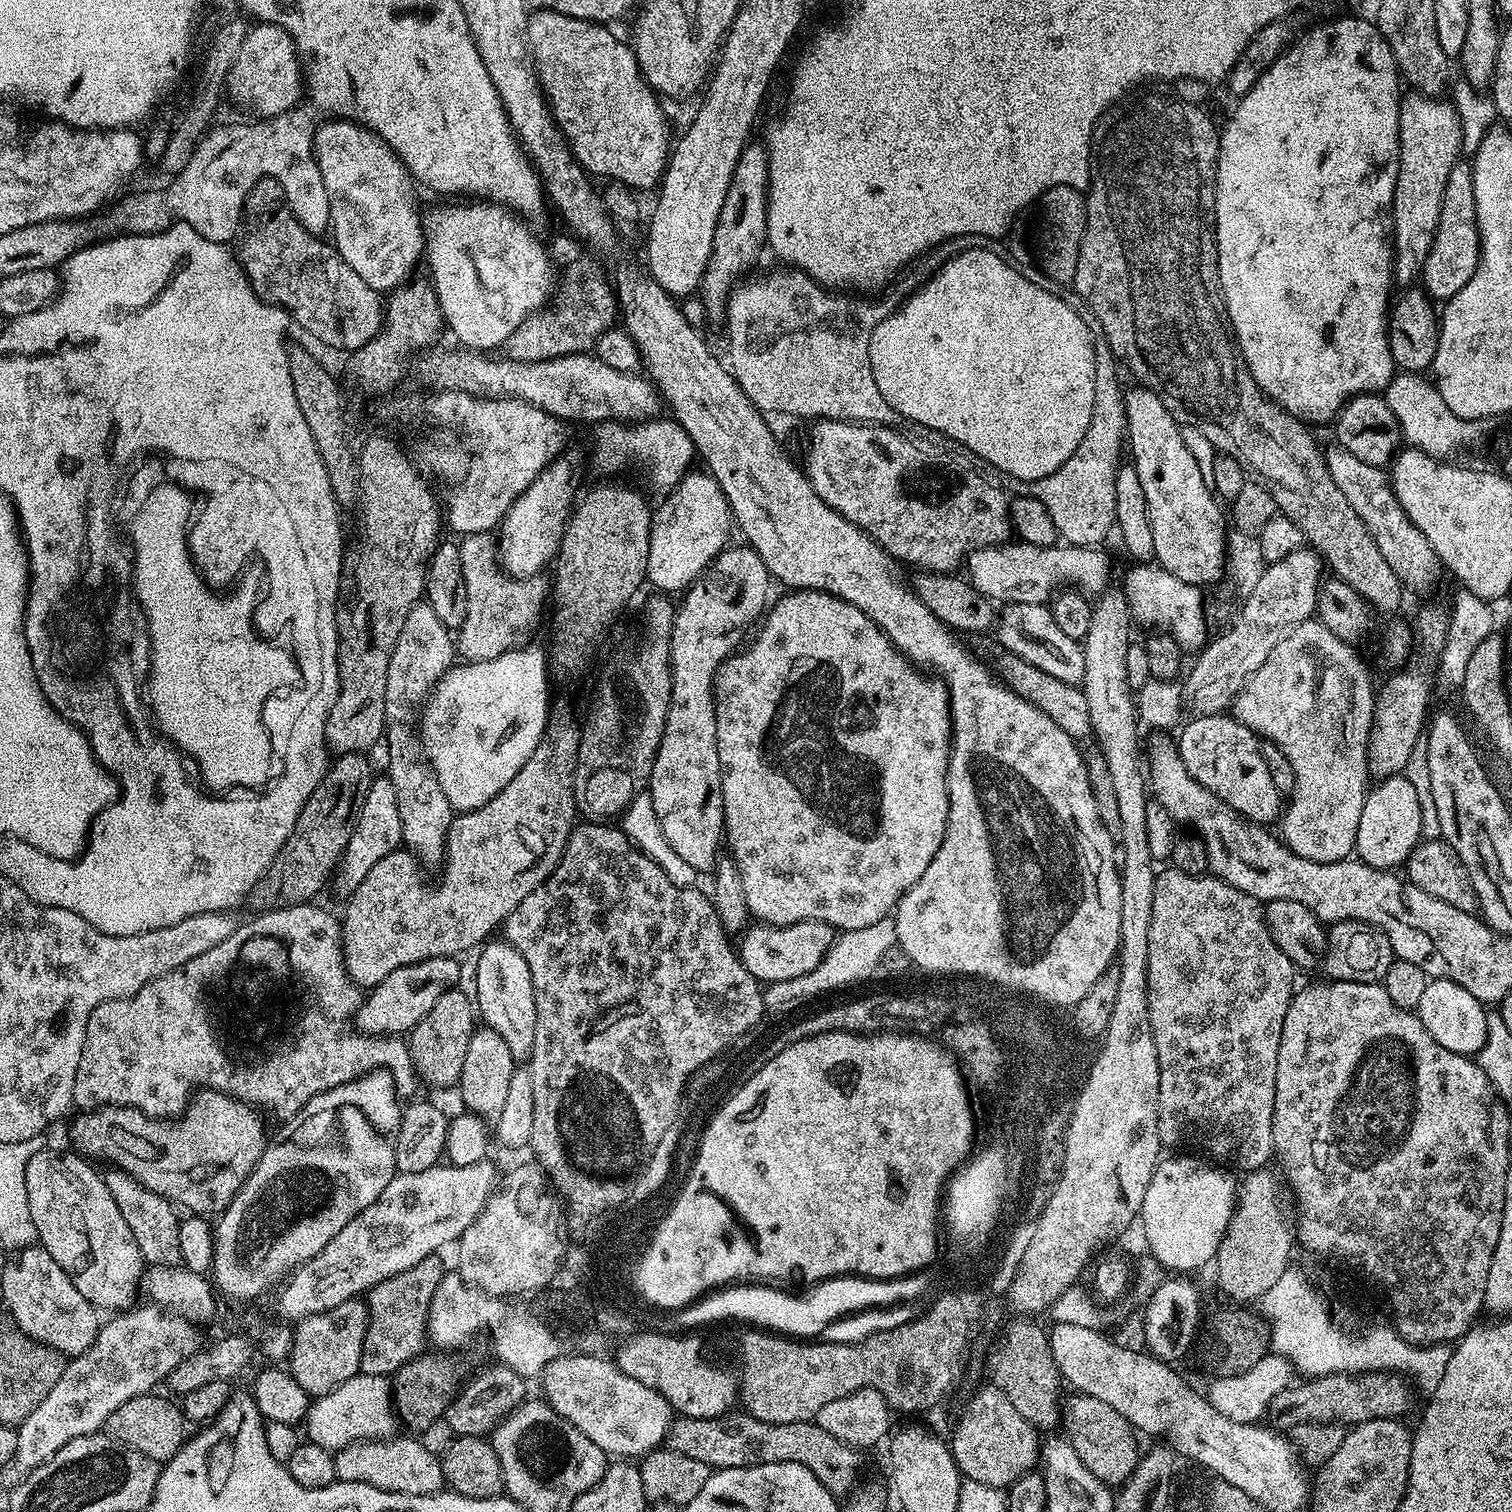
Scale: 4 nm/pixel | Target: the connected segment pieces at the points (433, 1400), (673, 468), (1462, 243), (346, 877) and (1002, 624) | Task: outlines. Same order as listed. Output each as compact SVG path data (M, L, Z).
M428 1350L406 1362L391 1377L392 1406L399 1423L404 1424L409 1433L419 1434L430 1426L430 1422L441 1419L444 1411L451 1406L454 1398L459 1396L462 1387L460 1372L451 1360L451 1355L441 1354L436 1350Z
M653 418L645 420L639 424L621 424L619 422L600 422L595 425L596 437L592 440L592 456L596 459L596 464L604 472L616 472L619 468L624 468L628 460L632 464L637 464L642 471L648 475L648 480L660 491L660 494L667 494L688 475L690 465L694 460L694 449L690 434L682 430L682 426L671 418Z
M1457 162L1446 178L1446 194L1442 194L1442 214L1438 214L1438 226L1432 235L1432 245L1422 273L1423 291L1433 301L1446 302L1474 278L1474 270L1480 265L1480 231L1474 204L1474 174L1468 162Z
M380 774L373 779L370 794L366 794L366 802L362 802L362 810L358 810L358 822L354 826L354 834L350 834L350 842L346 846L338 868L339 876L335 881L336 888L344 898L351 896L352 891L370 874L370 869L378 863L378 858L386 858L386 854L397 851L402 844L402 818L398 818L398 800L394 798L394 786L387 775Z
M1018 602L1003 605L994 632L1000 635L997 636L998 643L1007 652L1012 652L1018 658L1030 662L1030 666L1038 666L1038 670L1052 675L1053 678L1058 678L1058 682L1083 685L1084 650L1081 641L1069 638L1058 627L1058 622L1054 622L1052 609L1048 604Z

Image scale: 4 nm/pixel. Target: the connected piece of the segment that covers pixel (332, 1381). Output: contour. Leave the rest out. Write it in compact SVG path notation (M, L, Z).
M363 1299L347 1300L334 1306L329 1312L307 1316L295 1325L292 1333L292 1348L286 1359L287 1371L292 1373L294 1382L306 1390L310 1398L325 1396L334 1391L342 1382L354 1378L360 1372L362 1362L362 1342L366 1338L368 1329L368 1305Z

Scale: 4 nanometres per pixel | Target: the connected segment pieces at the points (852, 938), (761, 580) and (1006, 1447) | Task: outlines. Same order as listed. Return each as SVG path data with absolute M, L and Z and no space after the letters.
M893 917L879 919L871 926L847 929L837 937L822 962L814 970L808 971L799 978L790 978L786 982L767 985L764 1001L768 1006L784 1004L785 1001L797 1001L800 996L806 996L811 992L836 988L837 985L843 985L855 979L868 979L871 971L878 967L886 950L895 945L897 945L896 922Z
M741 544L736 548L733 546L725 548L719 553L701 573L699 579L685 589L681 597L681 604L677 605L675 620L671 626L671 638L668 646L669 664L671 666L671 702L667 708L666 722L664 723L664 733L660 739L660 745L656 751L654 758L654 766L652 767L652 776L648 779L646 788L652 793L652 801L654 802L654 814L658 814L658 826L662 826L662 834L666 834L666 842L670 842L670 846L674 846L674 850L680 857L692 867L697 874L708 874L716 867L718 857L722 852L722 833L724 830L724 807L722 806L722 782L720 781L720 763L718 762L718 742L716 741L716 706L714 695L714 683L717 670L720 664L733 655L737 649L736 645L740 638L736 633L742 631L746 626L750 625L756 618L765 611L768 601L768 592L772 586L772 579L765 568L765 564L752 548Z
M987 1386L969 1402L950 1437L953 1458L961 1473L974 1482L1007 1490L1018 1478L1033 1471L1042 1460L1042 1436L1038 1429L1018 1414L1006 1394Z

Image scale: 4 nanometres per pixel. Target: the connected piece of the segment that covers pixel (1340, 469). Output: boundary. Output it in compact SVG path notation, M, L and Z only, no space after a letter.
M1332 446L1324 452L1324 461L1328 463L1330 478L1334 478L1334 486L1342 490L1346 502L1350 502L1350 507L1354 509L1354 514L1362 518L1366 530L1378 542L1378 550L1382 553L1382 558L1398 574L1401 585L1405 589L1413 588L1416 592L1424 592L1427 588L1432 588L1436 584L1436 578L1442 573L1442 565L1434 546L1426 542L1426 534L1410 522L1406 510L1398 502L1398 498L1392 489L1392 482L1389 473L1384 468L1370 466L1354 454L1345 452L1339 446Z

